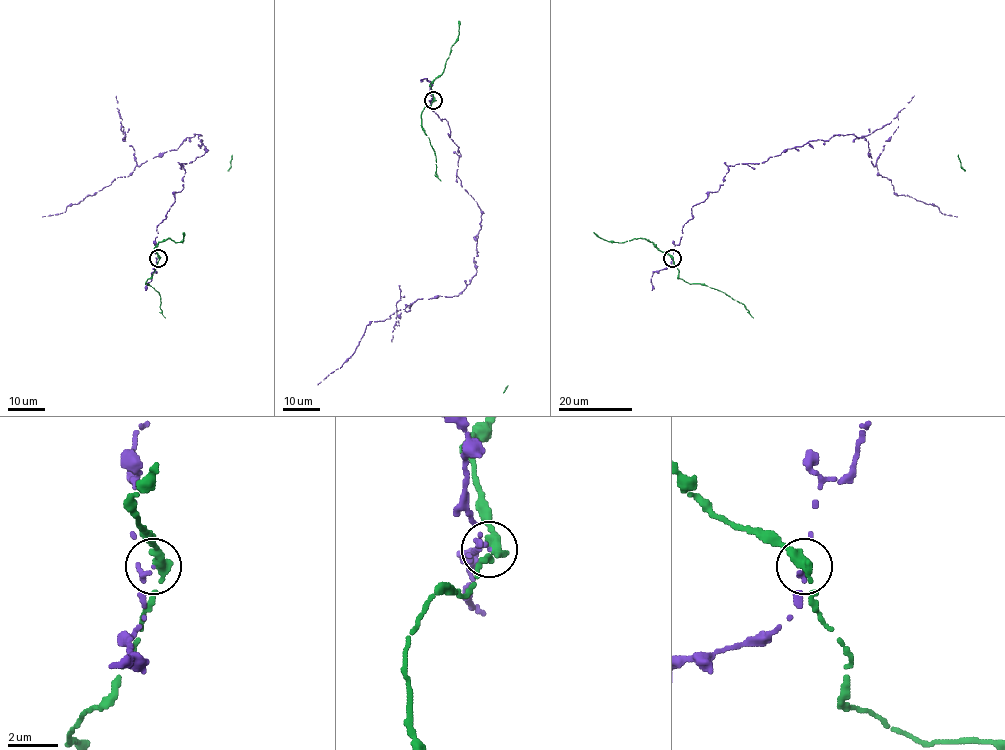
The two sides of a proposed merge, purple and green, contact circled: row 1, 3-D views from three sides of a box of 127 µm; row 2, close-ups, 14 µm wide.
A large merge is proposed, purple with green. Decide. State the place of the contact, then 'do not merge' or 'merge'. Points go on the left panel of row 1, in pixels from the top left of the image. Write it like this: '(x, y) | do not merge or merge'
(158, 258) | do not merge

